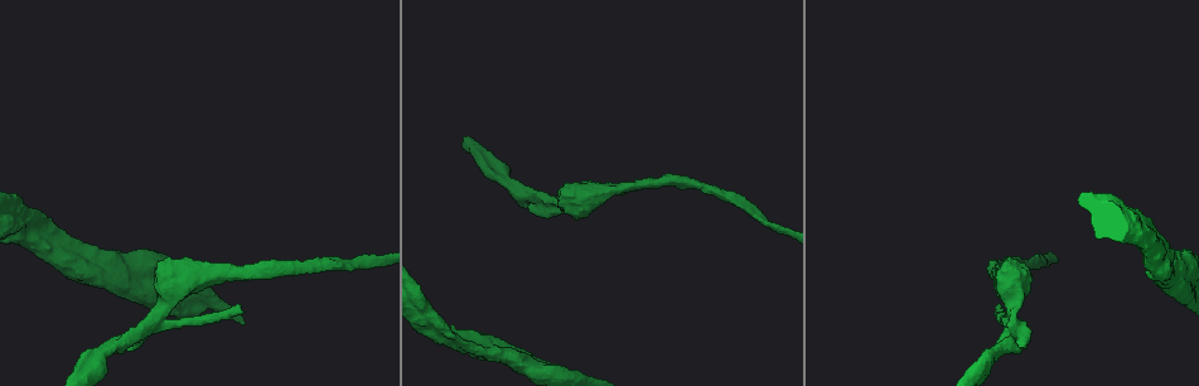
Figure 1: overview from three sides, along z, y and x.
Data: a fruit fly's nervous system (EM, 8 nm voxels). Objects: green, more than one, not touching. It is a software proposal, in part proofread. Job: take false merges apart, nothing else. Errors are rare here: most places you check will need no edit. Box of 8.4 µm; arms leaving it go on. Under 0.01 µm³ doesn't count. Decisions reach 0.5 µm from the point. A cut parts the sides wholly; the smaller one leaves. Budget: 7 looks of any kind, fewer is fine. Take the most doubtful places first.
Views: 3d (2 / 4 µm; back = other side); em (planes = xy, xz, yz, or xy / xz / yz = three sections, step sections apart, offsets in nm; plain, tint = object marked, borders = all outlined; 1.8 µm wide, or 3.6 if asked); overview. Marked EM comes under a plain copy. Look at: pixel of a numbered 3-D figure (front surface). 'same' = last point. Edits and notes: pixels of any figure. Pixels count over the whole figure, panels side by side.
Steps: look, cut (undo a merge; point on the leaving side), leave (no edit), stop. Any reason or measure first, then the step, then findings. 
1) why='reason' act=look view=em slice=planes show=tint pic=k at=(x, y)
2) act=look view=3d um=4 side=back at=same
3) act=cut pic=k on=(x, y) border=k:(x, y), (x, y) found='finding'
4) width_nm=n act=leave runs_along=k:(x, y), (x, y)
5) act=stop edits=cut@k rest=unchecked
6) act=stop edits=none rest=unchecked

act=look view=em slice=planes show=tint pic=1 at=(159, 314)

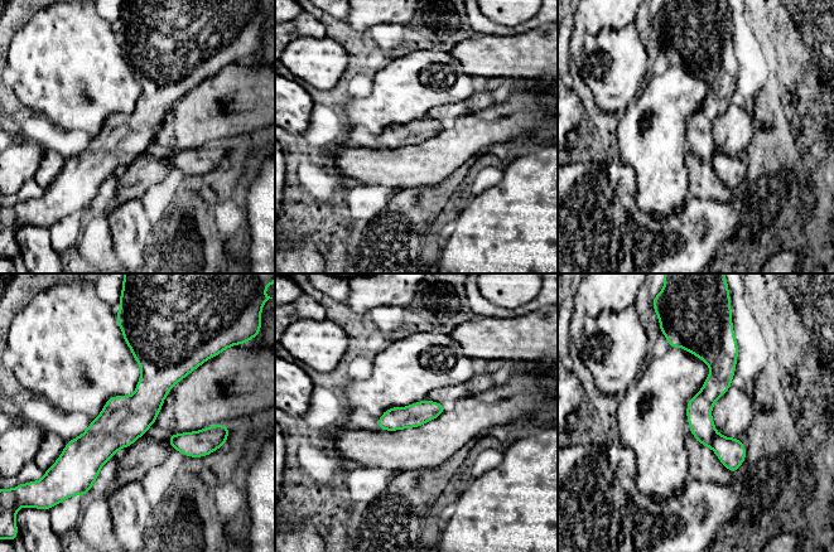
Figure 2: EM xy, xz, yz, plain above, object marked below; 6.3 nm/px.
act=leave found='continuous, no second neuron'

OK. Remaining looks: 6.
why='branch point' act=look view=em slice=planes show=tint pic=1 at=(521, 359)

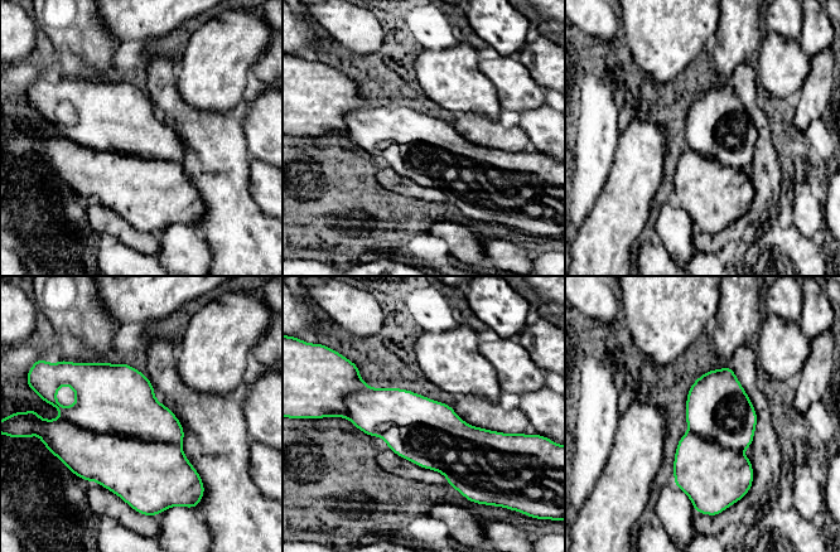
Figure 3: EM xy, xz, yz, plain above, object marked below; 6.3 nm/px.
act=leave found='all the same neuron'

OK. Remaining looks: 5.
why='a fork' act=look view=3d um=2 pic=1 at=(40, 248)

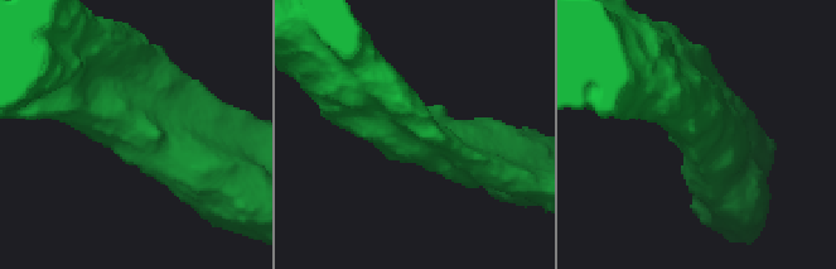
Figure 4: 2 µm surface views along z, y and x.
act=look view=em slice=planes show=tint pic=4 at=(138, 128)

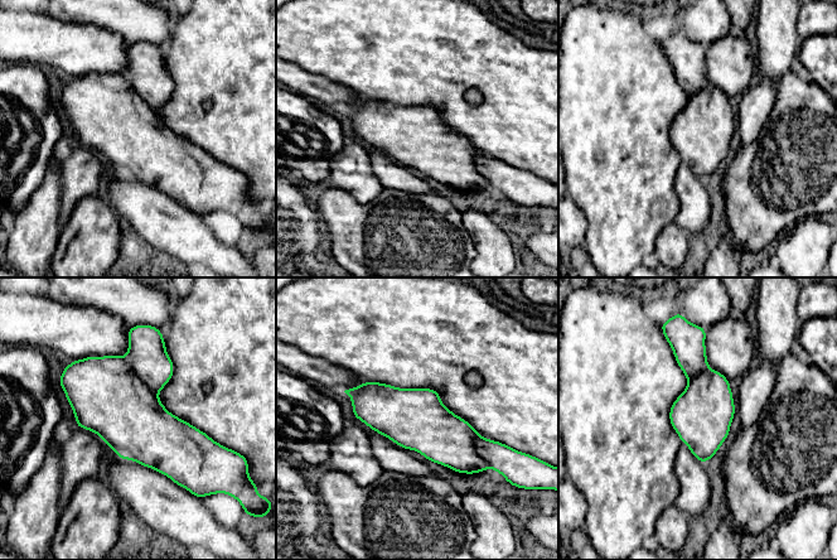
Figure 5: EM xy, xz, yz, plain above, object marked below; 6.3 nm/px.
width_nm=380 act=leave found='continuous, no second neuron'

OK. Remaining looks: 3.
act=stop edits=none rest=unchecked

